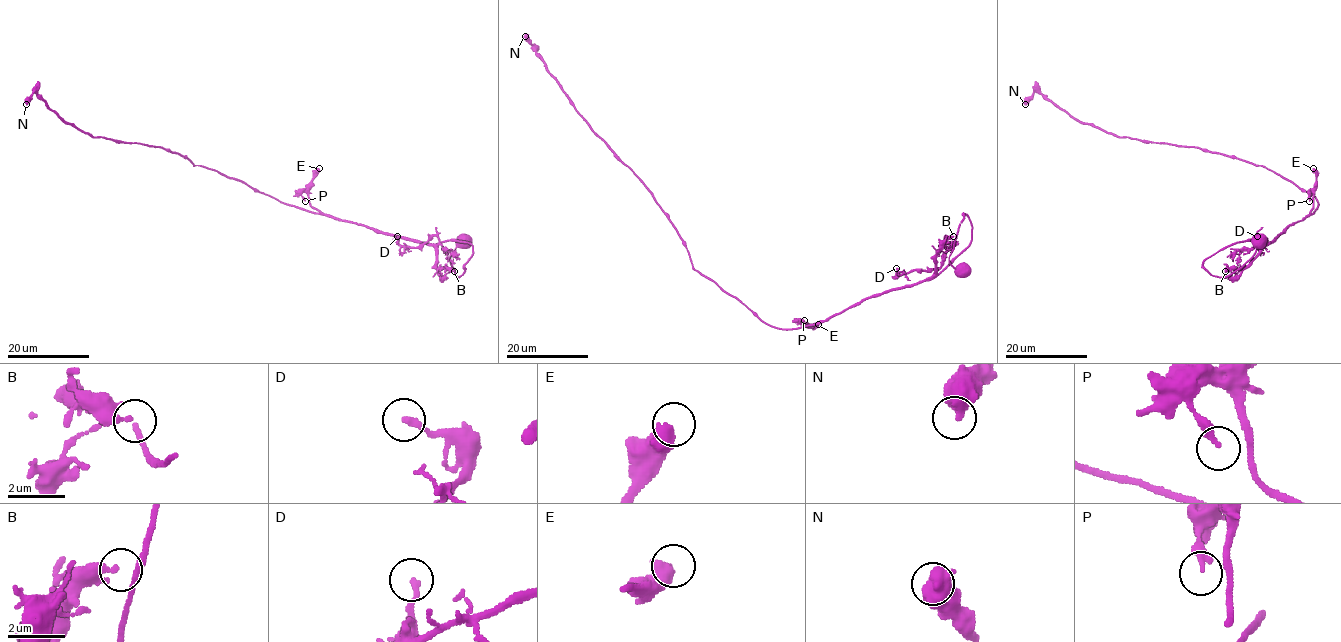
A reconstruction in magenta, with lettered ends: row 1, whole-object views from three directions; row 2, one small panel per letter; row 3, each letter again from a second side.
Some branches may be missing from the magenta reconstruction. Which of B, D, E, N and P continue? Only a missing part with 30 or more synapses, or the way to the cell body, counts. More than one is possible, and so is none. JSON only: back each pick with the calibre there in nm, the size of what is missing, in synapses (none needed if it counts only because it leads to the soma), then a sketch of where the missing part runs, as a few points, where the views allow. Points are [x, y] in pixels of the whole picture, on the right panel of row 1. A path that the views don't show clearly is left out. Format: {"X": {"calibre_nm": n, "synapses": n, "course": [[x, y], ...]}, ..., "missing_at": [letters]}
{"missing_at": []}

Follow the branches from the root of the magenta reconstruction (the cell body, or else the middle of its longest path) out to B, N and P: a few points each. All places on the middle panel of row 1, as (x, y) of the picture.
B: (962, 270), (949, 263), (949, 255), (966, 214), (972, 224), (970, 244), (936, 272), (937, 250), (953, 236)
N: (962, 270), (949, 255), (966, 214), (972, 240), (935, 276), (816, 324), (762, 322), (693, 267), (525, 36)
P: (962, 270), (949, 263), (949, 255), (966, 214), (972, 240), (935, 276), (873, 294), (812, 324), (804, 320)

